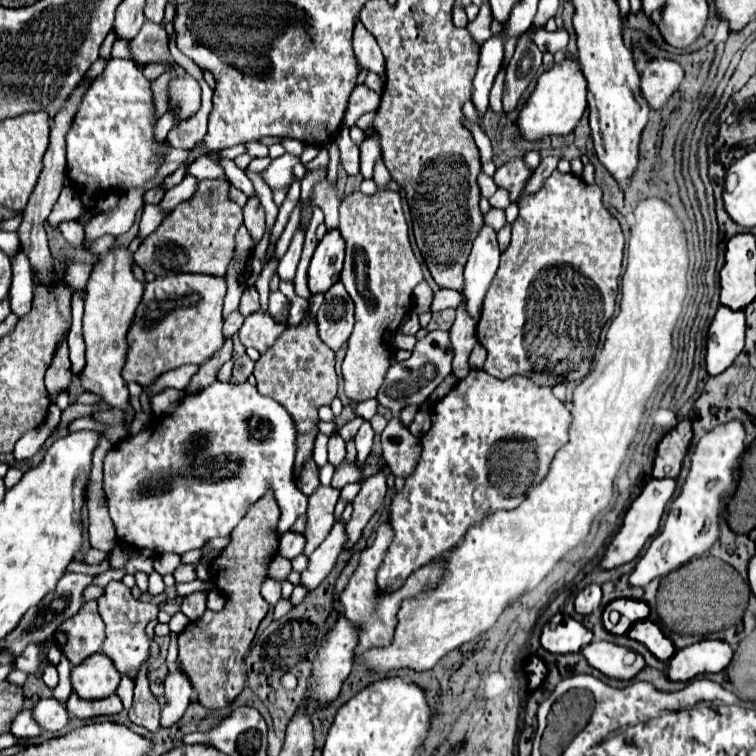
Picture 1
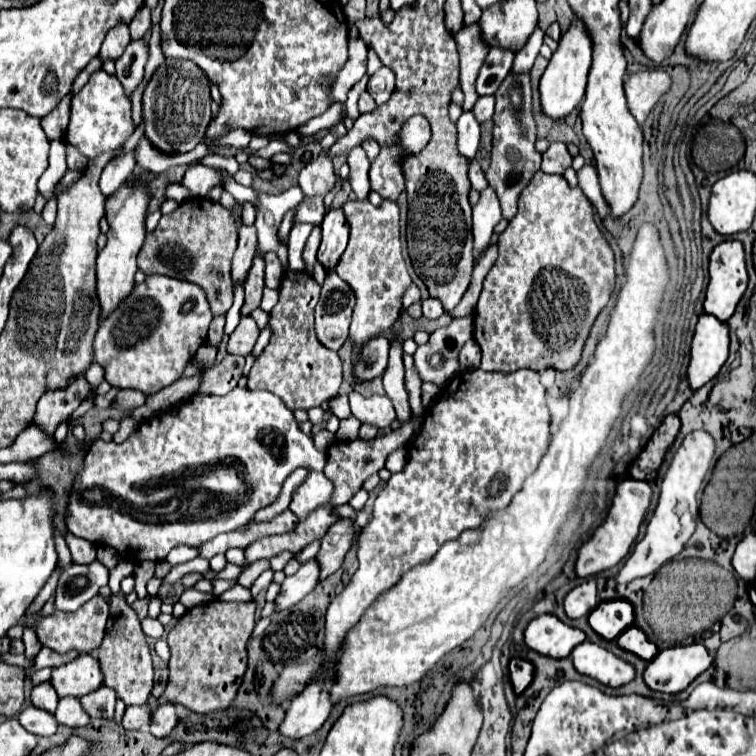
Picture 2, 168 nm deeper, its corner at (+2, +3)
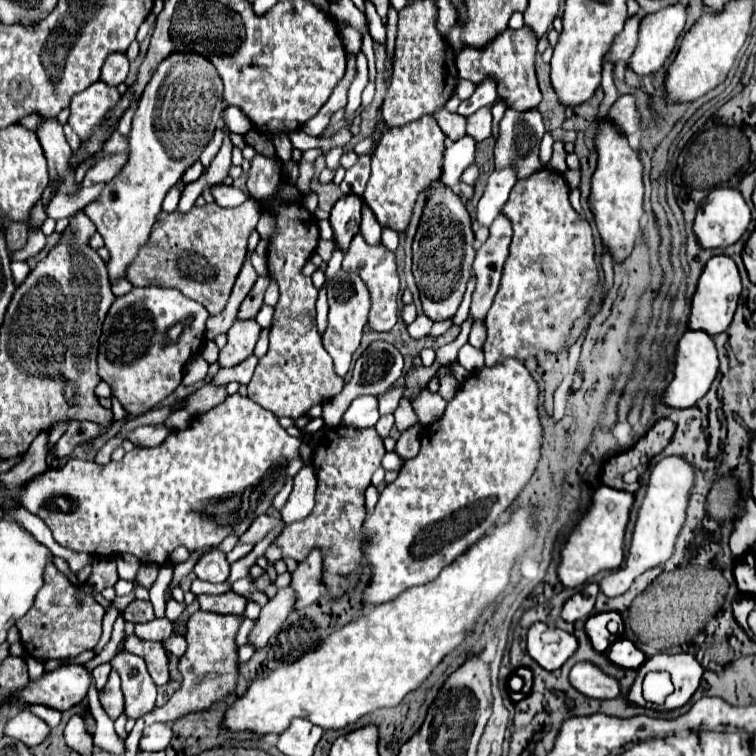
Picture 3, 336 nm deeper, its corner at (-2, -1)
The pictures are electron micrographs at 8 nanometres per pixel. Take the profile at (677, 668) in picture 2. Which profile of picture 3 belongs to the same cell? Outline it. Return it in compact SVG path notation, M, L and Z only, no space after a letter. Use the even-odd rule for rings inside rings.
M659 653L655 657L649 657L639 669L637 669L637 679L635 683L631 685L631 691L627 695L627 699L631 703L637 703L637 705L649 705L643 697L643 691L641 691L641 683L643 683L643 677L649 673L649 671L669 671L671 673L671 679L673 679L673 685L675 685L675 691L667 697L667 701L663 705L651 705L653 709L677 709L681 705L685 705L693 693L697 691L699 683L701 683L701 677L703 677L703 665L695 659L695 655L691 653L679 653L679 655L667 655L667 653Z

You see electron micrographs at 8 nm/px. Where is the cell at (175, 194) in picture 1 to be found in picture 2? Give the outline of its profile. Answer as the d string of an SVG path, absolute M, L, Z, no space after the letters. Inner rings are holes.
M191 167L183 177L183 187L189 189L189 181L191 181L191 193L197 197L205 197L213 187L223 187L219 173L209 167Z

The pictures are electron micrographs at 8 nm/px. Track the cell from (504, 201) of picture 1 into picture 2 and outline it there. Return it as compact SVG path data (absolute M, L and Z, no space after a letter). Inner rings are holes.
M493 187L481 191L479 203L473 207L473 237L475 237L475 255L479 255L493 235L493 227L501 221L501 207Z

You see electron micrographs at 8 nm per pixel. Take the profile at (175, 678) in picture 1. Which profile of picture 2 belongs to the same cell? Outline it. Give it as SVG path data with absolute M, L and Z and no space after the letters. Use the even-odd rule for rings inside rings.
M167 703L163 707L157 707L153 711L153 717L151 717L151 735L153 737L167 737L173 727L177 725L177 717L175 717L175 705Z

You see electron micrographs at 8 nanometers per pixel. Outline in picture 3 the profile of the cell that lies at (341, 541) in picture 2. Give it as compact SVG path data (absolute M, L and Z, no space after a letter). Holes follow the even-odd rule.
M313 549L309 557L299 563L299 567L293 571L293 581L291 587L297 593L297 607L307 607L319 599L323 593L323 553L321 549Z

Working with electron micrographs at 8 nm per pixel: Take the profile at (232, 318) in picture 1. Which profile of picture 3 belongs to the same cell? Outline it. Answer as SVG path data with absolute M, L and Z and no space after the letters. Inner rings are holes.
M249 197L239 207L219 207L217 203L193 207L189 213L159 213L147 245L139 251L127 269L127 279L135 287L159 285L175 287L183 295L199 301L211 315L217 315L227 305L237 273L245 261L247 237L259 221L261 205Z

